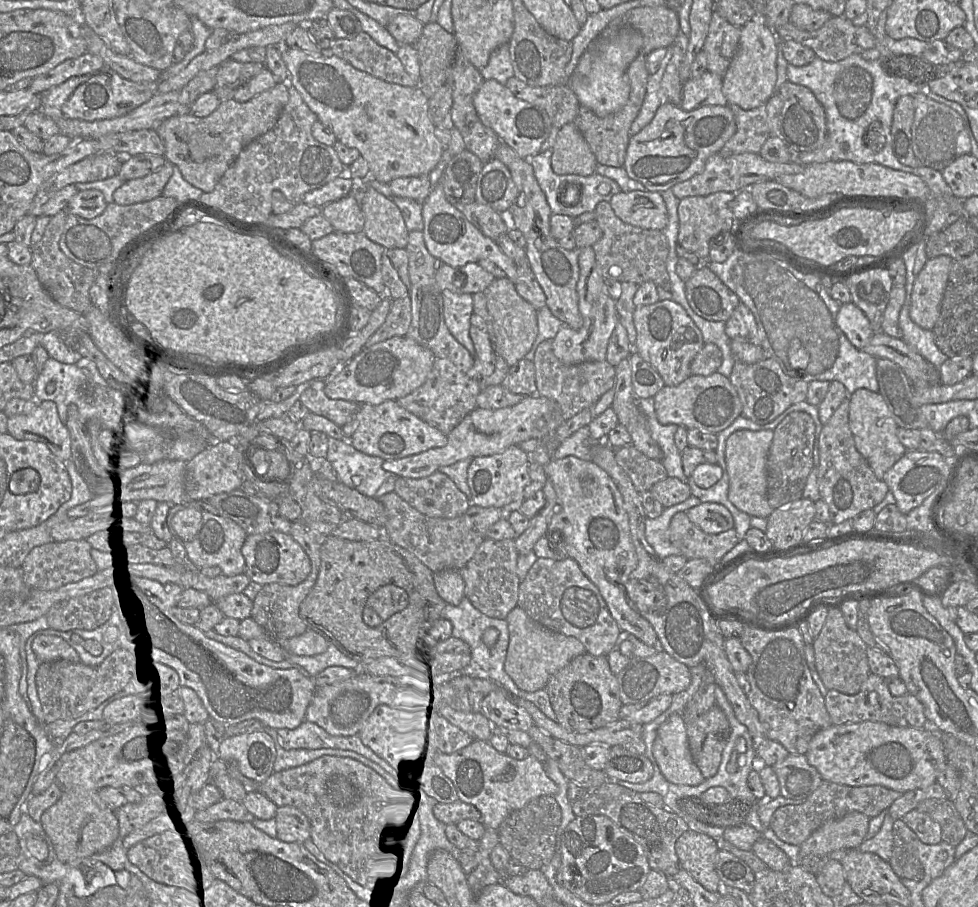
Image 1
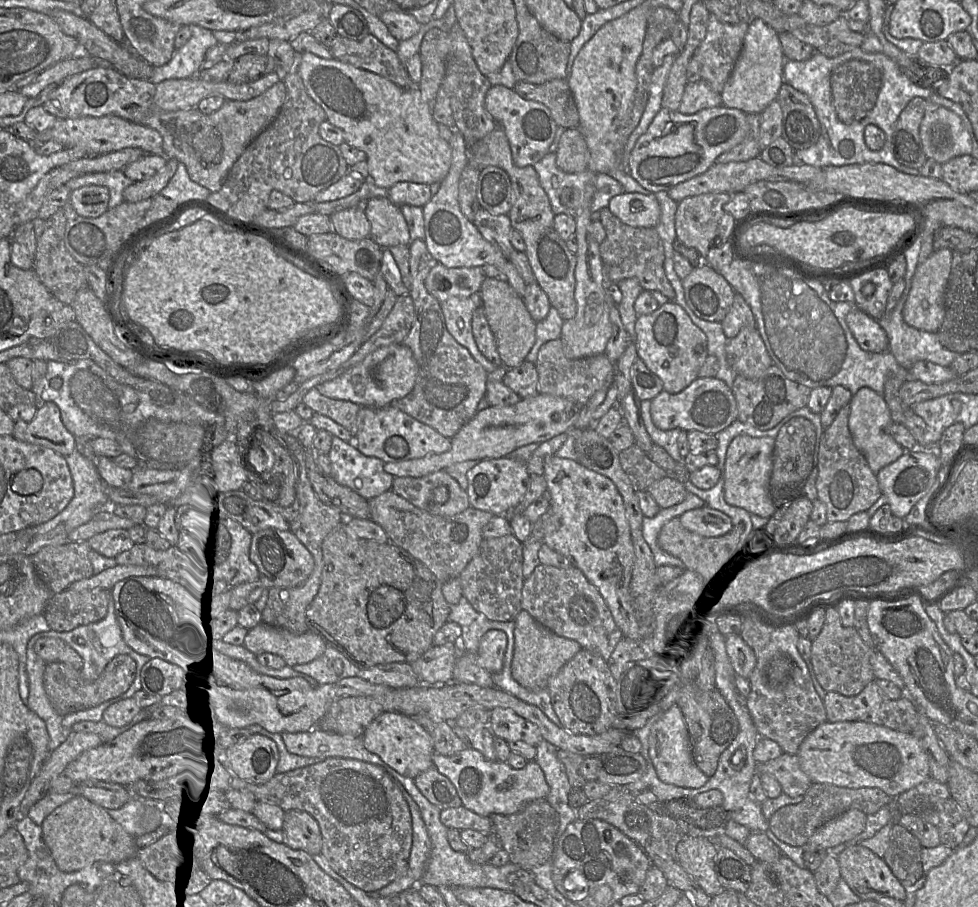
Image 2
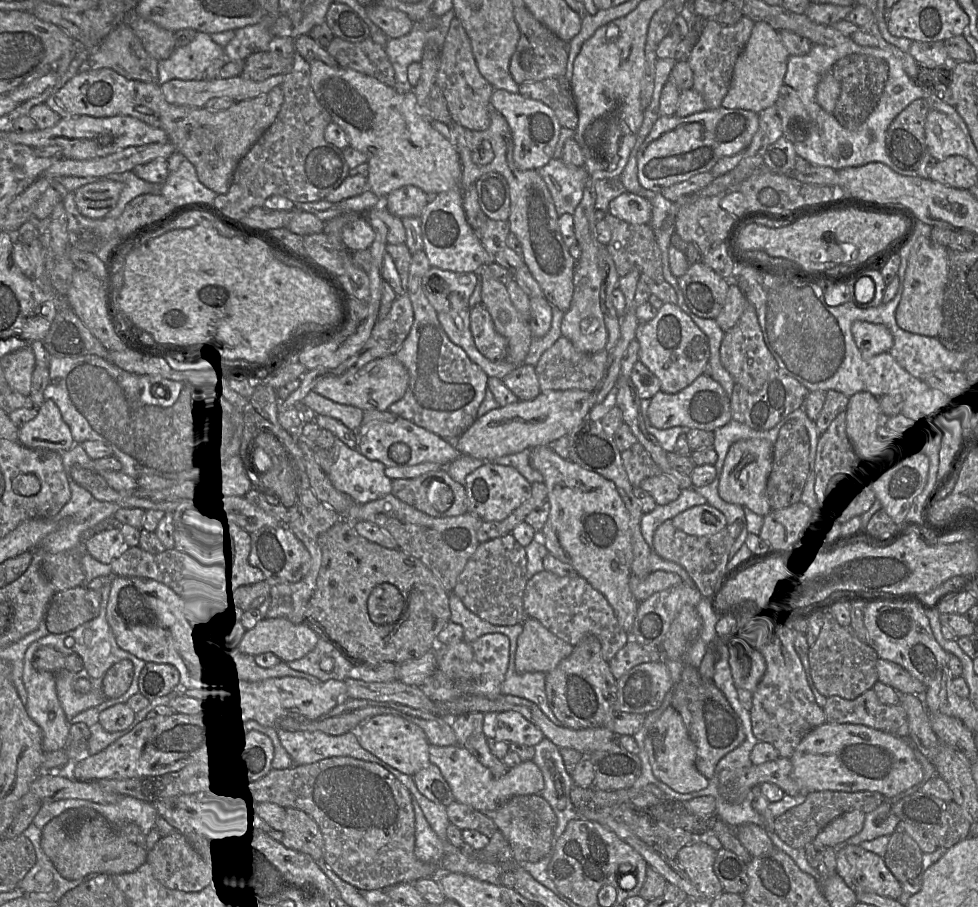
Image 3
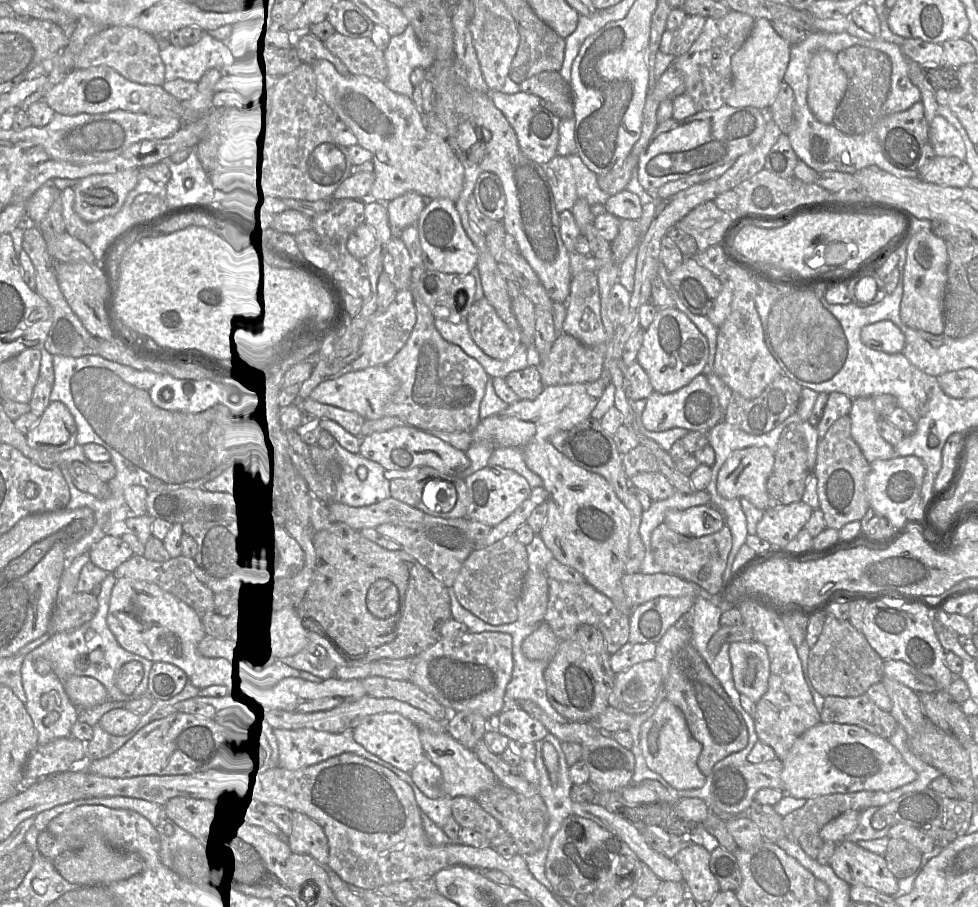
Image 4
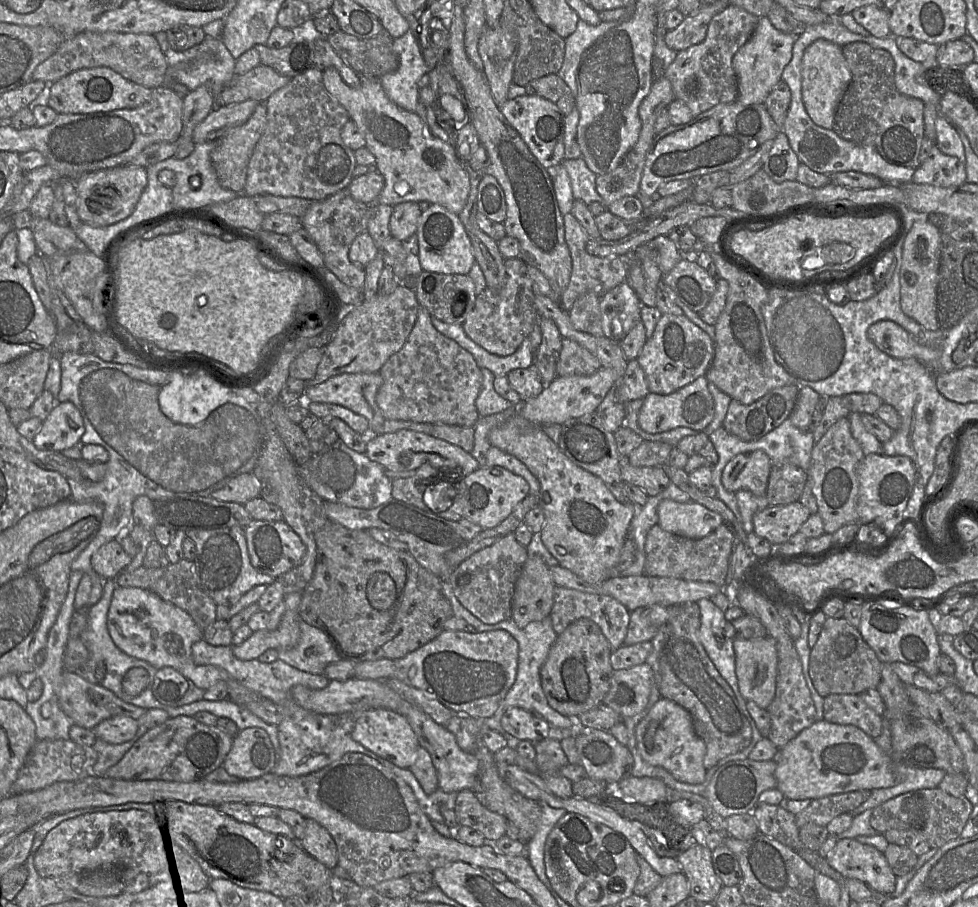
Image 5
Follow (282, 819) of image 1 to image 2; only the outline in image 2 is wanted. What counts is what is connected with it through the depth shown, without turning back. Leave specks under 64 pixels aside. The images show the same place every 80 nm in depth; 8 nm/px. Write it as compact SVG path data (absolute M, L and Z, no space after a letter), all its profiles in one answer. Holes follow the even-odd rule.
M294 809L284 811L281 833L282 842L290 848L304 850L310 855L321 853L319 825L309 813Z

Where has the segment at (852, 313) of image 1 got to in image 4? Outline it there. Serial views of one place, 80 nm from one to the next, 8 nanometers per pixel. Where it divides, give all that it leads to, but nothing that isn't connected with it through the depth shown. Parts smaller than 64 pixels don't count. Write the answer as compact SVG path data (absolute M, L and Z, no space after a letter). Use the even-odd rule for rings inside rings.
M889 320L864 326L861 330L861 340L871 349L890 354L901 353L905 345L903 332Z

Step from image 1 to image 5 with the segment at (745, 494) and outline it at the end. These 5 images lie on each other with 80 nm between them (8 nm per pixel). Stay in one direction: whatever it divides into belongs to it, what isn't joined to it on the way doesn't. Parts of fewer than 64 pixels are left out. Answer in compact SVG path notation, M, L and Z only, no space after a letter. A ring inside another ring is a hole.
M762 450L740 453L724 467L721 481L731 492L749 490L756 496L766 496L772 462Z

